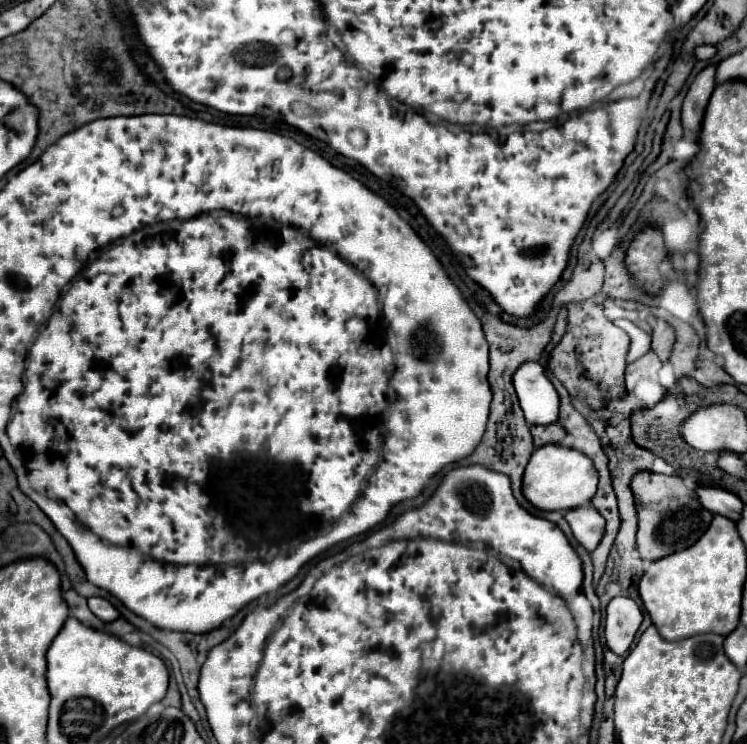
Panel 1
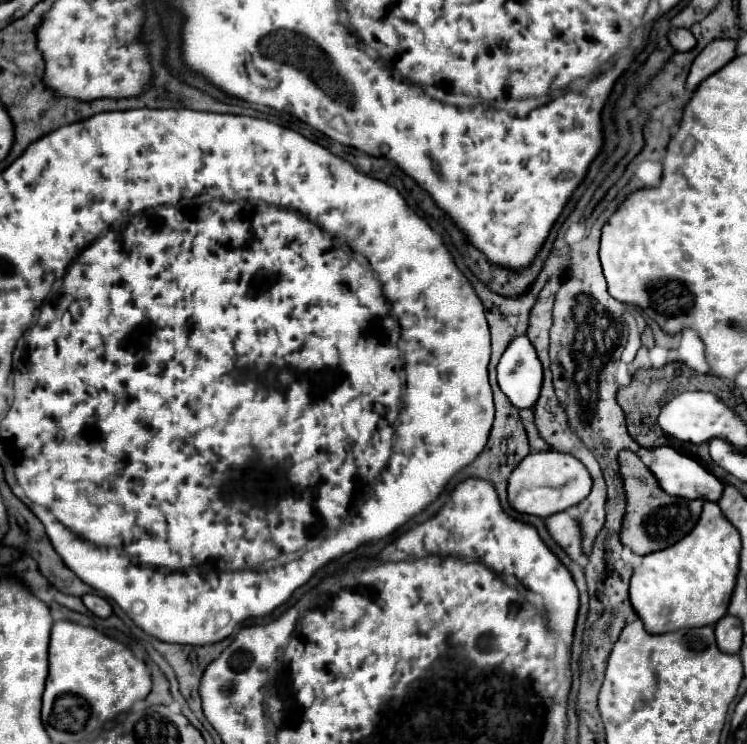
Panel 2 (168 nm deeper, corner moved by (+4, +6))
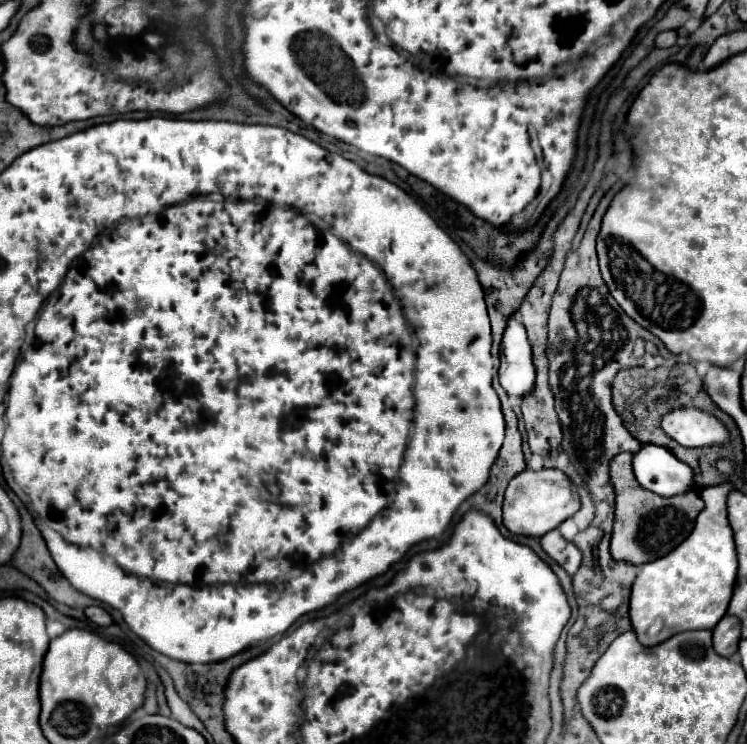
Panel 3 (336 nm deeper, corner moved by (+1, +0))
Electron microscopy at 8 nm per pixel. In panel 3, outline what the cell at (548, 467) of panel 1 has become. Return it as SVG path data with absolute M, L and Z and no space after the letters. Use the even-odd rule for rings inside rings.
M525 469L509 483L503 501L503 525L513 535L543 537L545 533L557 529L565 519L569 519L579 509L579 495L575 485L559 469Z

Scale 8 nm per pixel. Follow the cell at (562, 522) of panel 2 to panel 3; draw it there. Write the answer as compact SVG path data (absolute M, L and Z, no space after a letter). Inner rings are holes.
M557 529L549 531L547 535L543 535L539 543L541 543L543 551L553 561L557 561L569 575L575 575L575 571L581 565L581 551L573 543L565 541Z

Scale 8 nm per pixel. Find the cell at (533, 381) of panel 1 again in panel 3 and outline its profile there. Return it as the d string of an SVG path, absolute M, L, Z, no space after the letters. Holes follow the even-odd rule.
M511 315L507 319L501 343L503 343L503 349L499 349L503 361L503 365L499 367L501 387L513 397L523 397L531 393L535 387L535 367L525 327L517 315Z

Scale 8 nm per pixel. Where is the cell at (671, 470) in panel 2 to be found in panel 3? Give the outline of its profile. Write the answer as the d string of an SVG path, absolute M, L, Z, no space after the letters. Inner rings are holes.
M643 445L633 455L633 473L643 489L661 497L673 497L695 489L693 471L669 453L669 449L661 449L659 445Z

